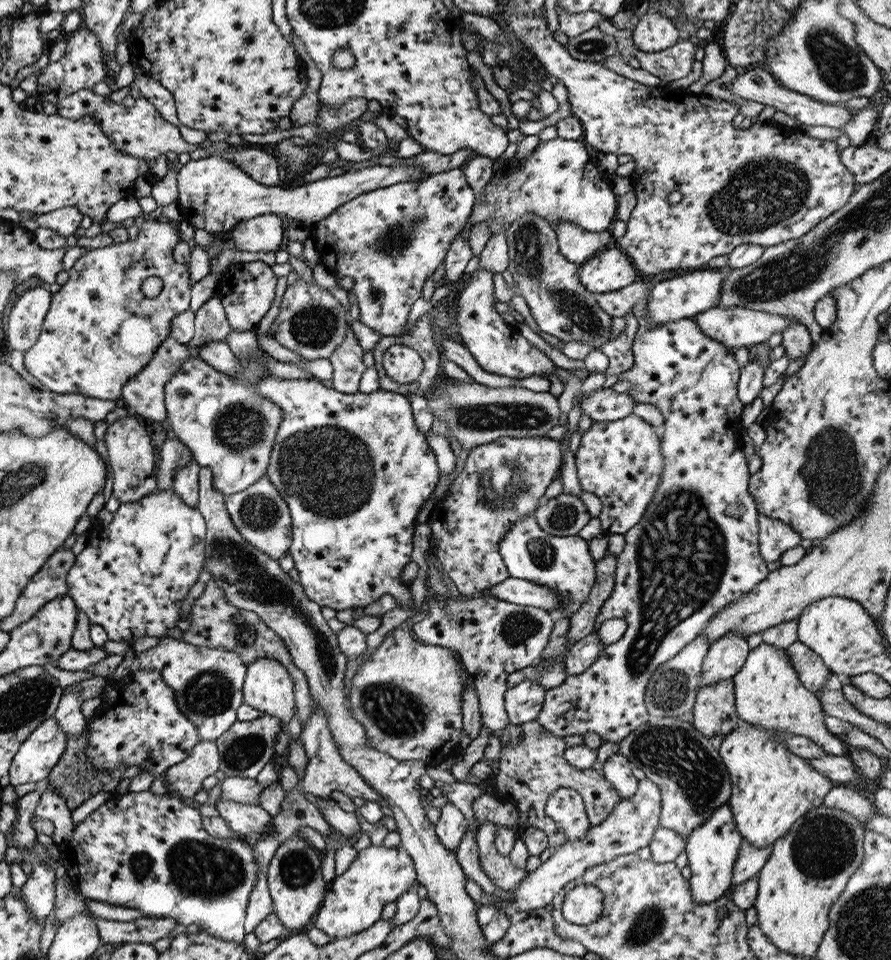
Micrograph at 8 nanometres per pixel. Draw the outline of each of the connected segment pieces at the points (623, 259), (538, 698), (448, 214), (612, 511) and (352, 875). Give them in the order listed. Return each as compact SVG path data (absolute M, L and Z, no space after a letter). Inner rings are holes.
M615 247L582 264L579 279L587 291L614 292L636 280L636 268L630 258Z
M525 681L510 687L504 696L504 706L512 724L522 725L537 720L544 704L546 690L535 682Z
M461 167L430 175L421 180L421 183L417 183L417 181L406 181L388 185L386 188L377 188L373 194L364 194L363 196L348 201L348 203L339 207L337 211L332 212L326 219L320 220L318 224L312 224L308 227L310 229L310 236L313 236L316 242L316 252L320 256L320 262L322 262L334 276L348 276L348 278L354 279L354 287L348 291L353 292L356 296L356 302L358 302L358 306L361 310L360 321L379 333L382 337L402 336L405 333L410 333L405 332L404 327L408 324L408 313L410 312L412 304L421 296L421 289L422 286L424 286L424 282L426 282L427 278L440 266L442 260L445 259L452 241L458 236L458 233L462 231L464 226L466 226L466 221L472 213L474 202L475 192L472 190L471 184L468 184L468 179Z
M630 413L620 420L592 423L581 437L575 452L575 465L581 487L598 496L603 504L598 516L602 533L625 535L644 516L643 512L661 483L665 462L661 439L652 425Z
M370 845L362 849L348 870L328 884L324 900L311 925L320 928L330 938L339 939L358 934L381 919L386 903L396 903L416 882L412 857L403 849Z

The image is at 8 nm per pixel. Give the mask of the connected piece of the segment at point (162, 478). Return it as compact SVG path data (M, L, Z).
M178 437L166 439L157 459L156 491L173 488L174 473L178 469L181 469L186 463L189 463L191 458L191 451Z

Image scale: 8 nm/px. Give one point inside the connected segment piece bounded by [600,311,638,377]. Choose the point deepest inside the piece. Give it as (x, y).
(619, 350)

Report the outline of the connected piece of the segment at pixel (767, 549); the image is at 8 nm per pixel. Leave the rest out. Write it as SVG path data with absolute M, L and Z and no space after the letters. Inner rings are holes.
M760 513L757 519L760 529L758 549L766 564L778 562L784 552L799 546L802 542L801 534L798 534L791 524L764 513Z

